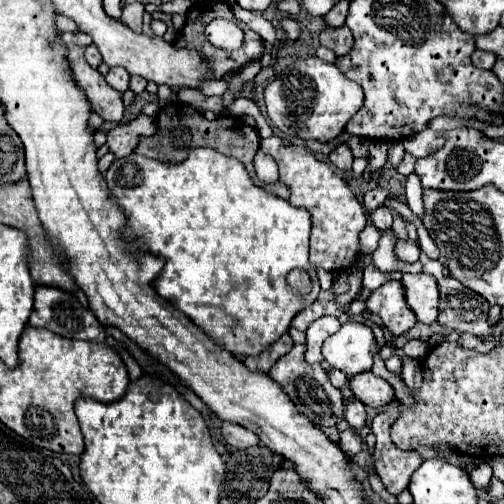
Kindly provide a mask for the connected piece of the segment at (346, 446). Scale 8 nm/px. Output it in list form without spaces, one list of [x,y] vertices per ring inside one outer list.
[[[348,428],[348,430],[344,430],[344,432],[340,432],[340,448],[344,450],[344,454],[348,456],[348,458],[354,458],[360,450],[362,450],[362,438],[360,438],[360,434],[356,432],[356,430],[352,430],[352,428]]]

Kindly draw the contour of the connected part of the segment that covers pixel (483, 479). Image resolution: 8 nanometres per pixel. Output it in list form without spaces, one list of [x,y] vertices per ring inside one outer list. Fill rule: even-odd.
[[[482,462],[478,468],[474,468],[474,470],[470,472],[470,480],[472,480],[472,484],[474,484],[476,488],[488,486],[490,478],[492,478],[492,466],[490,466],[488,462]]]

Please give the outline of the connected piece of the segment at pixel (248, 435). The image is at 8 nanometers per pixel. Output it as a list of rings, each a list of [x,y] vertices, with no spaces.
[[[232,422],[222,424],[222,438],[230,448],[250,448],[260,444],[260,438],[256,438],[252,430],[244,430],[242,426],[236,426]]]

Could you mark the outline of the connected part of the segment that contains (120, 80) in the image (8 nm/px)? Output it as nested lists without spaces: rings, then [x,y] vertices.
[[[110,68],[110,72],[108,72],[104,78],[106,78],[106,82],[108,82],[114,90],[118,90],[118,92],[128,90],[128,78],[130,78],[130,74],[128,74],[124,68]]]

